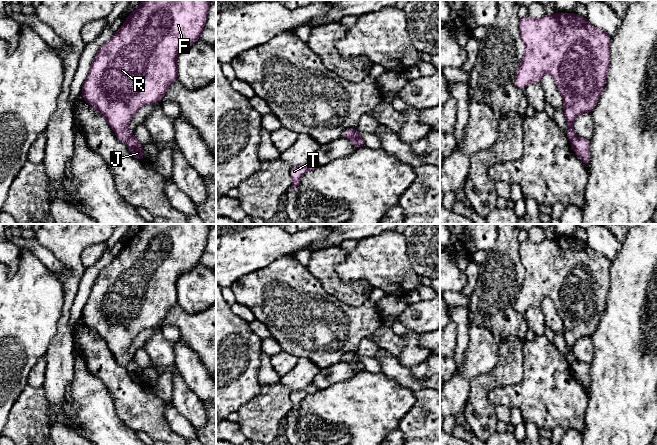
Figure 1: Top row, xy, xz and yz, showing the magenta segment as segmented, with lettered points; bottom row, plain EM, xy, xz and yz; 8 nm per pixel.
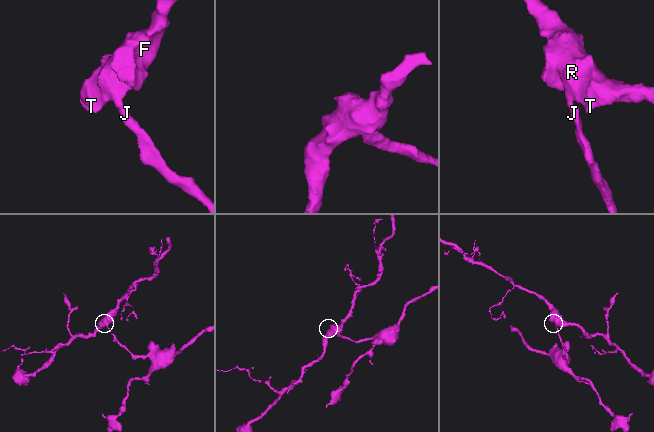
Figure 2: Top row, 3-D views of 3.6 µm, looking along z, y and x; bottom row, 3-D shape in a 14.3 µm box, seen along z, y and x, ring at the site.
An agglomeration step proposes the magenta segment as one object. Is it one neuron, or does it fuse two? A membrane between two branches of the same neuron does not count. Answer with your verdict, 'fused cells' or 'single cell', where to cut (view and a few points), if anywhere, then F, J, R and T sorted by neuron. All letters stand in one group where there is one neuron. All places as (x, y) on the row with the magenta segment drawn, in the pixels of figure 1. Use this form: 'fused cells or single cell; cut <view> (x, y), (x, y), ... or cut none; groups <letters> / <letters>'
fused cells; cut yz (576, 135), (570, 141); groups F R T / J

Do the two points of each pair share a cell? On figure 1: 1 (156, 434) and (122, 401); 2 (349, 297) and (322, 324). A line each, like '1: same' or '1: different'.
1: same
2: different

